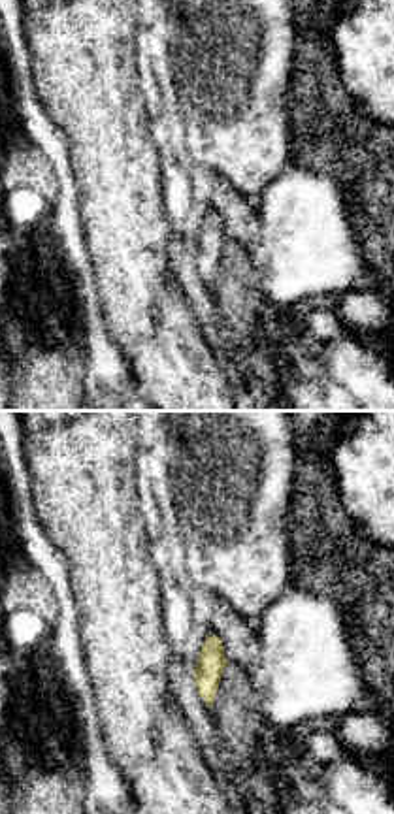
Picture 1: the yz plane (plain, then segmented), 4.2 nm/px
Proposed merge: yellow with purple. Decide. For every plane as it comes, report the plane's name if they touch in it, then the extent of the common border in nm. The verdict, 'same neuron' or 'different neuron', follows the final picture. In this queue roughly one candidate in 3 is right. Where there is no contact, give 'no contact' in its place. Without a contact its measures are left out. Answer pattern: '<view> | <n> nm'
no contact

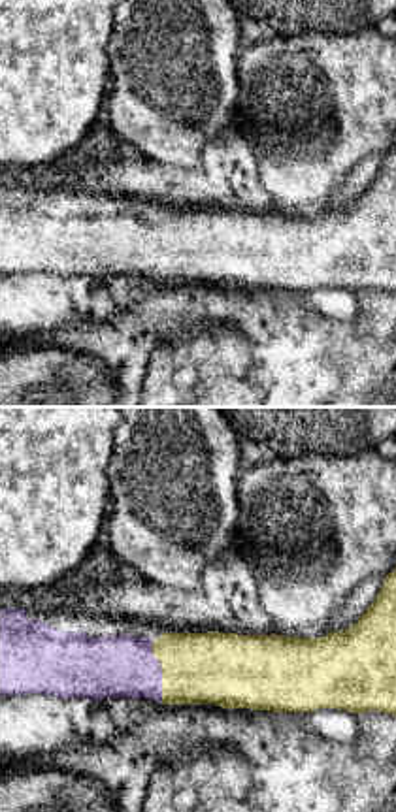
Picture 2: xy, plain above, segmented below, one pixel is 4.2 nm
xy | 260 nm

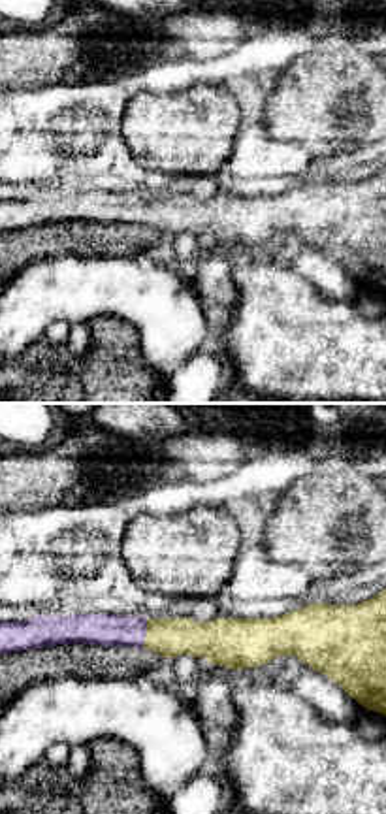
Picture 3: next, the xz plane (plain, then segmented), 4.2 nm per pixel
xz | 130 nm

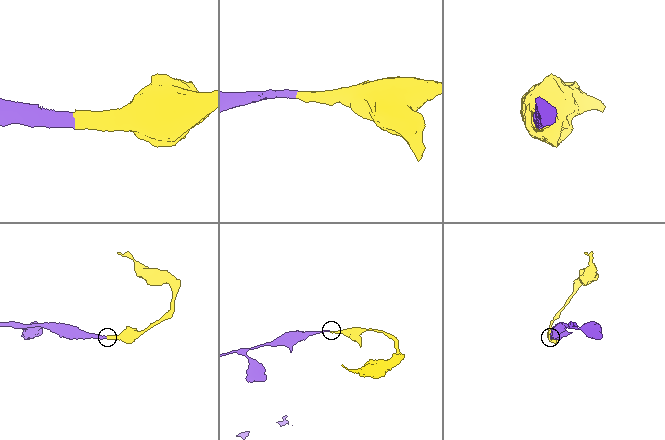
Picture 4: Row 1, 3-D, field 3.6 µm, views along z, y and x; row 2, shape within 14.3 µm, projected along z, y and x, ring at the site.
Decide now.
same neuron

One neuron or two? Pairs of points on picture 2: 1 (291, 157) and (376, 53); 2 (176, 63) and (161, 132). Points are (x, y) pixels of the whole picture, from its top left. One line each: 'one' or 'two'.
1: one
2: one

